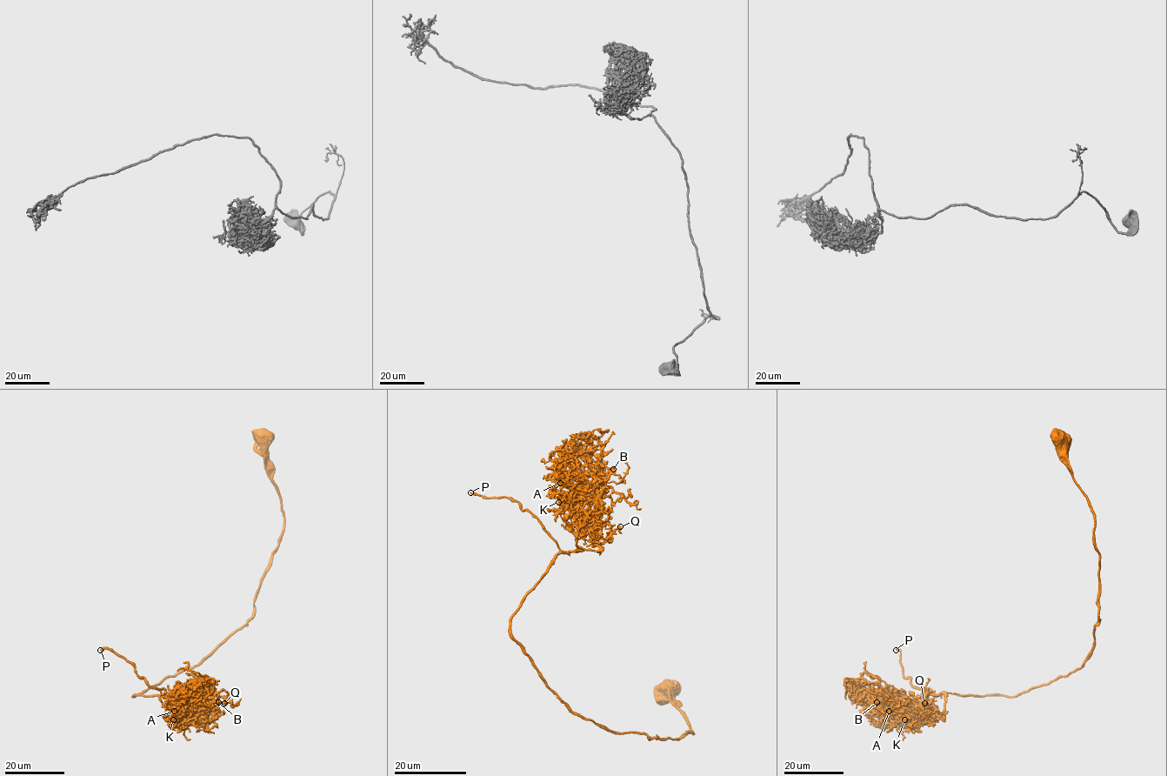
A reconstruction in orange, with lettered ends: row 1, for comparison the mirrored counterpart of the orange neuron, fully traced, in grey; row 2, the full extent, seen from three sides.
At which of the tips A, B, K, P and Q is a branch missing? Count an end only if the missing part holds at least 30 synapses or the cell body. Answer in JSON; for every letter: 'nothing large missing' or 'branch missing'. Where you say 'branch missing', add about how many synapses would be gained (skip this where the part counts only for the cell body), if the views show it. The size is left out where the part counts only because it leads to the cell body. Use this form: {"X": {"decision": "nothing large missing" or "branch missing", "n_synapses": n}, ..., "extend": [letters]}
{"A": {"decision": "nothing large missing"}, "B": {"decision": "nothing large missing"}, "K": {"decision": "branch missing", "n_synapses": 90}, "P": {"decision": "branch missing", "n_synapses": 250}, "Q": {"decision": "nothing large missing"}, "extend": ["K", "P"]}

